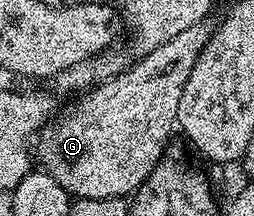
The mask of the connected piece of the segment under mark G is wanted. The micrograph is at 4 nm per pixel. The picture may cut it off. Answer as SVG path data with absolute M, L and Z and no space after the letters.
M205 21L198 25L190 25L190 29L185 29L183 33L178 33L178 37L174 37L174 41L166 41L166 45L158 45L158 49L154 49L148 55L139 56L139 58L135 60L136 64L134 64L133 67L132 64L125 66L124 70L121 71L120 74L115 75L113 79L106 79L103 83L98 83L95 87L85 90L83 94L77 98L81 99L78 100L65 115L57 114L51 122L40 128L38 138L34 143L34 155L38 160L39 166L47 169L54 177L54 181L58 181L58 185L62 185L62 189L66 189L69 195L76 199L128 197L135 193L138 188L144 184L146 177L156 168L158 161L163 157L166 148L169 146L170 140L168 140L168 138L172 135L172 127L174 131L174 128L177 126L178 101L182 101L182 89L186 89L186 81L190 81L190 73L198 61L201 49L210 41L214 30L213 24L210 24L211 22Z

